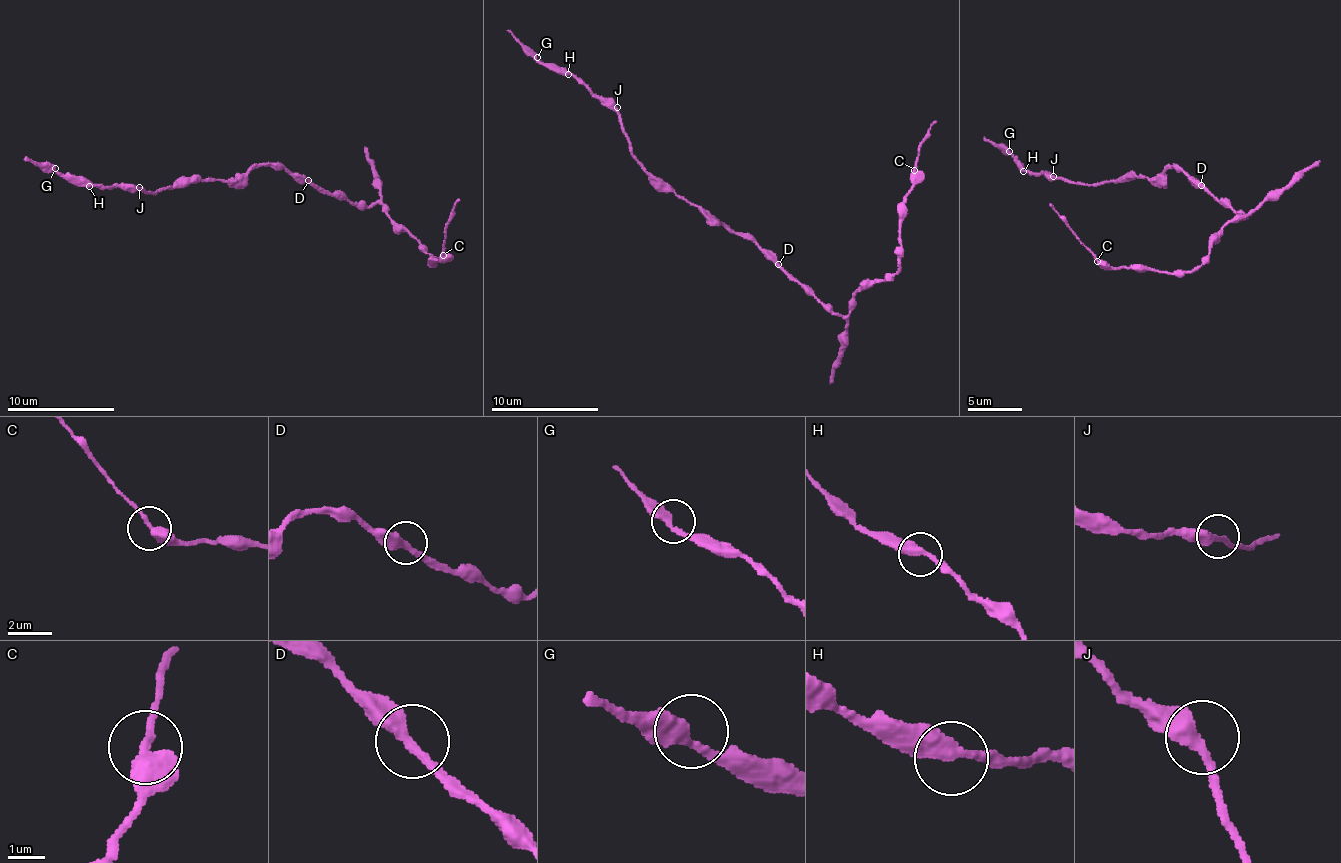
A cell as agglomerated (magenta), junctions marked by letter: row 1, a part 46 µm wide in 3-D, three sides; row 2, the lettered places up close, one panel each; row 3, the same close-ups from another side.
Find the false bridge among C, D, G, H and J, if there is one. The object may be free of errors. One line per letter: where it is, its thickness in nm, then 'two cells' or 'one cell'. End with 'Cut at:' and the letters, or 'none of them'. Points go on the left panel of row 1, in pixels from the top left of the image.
C: place (443, 255); calibre 400 nm; two cells
D: place (308, 180); calibre 400 nm; one cell
G: place (55, 168); calibre 360 nm; one cell
H: place (89, 186); calibre 400 nm; one cell
J: place (139, 187); calibre 400 nm; one cell
Cut at: C

